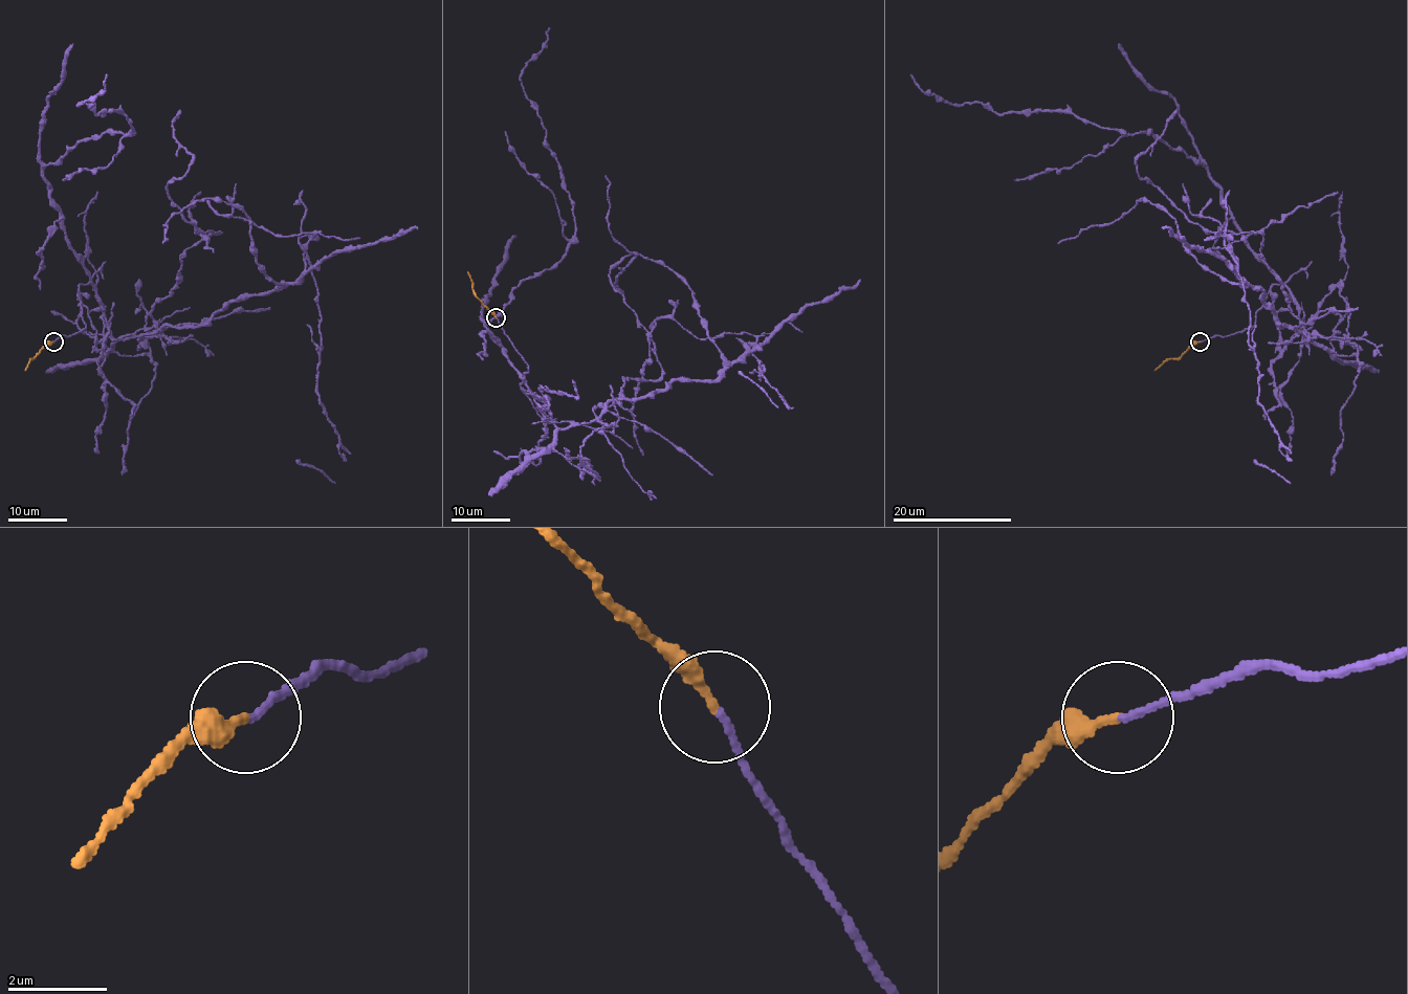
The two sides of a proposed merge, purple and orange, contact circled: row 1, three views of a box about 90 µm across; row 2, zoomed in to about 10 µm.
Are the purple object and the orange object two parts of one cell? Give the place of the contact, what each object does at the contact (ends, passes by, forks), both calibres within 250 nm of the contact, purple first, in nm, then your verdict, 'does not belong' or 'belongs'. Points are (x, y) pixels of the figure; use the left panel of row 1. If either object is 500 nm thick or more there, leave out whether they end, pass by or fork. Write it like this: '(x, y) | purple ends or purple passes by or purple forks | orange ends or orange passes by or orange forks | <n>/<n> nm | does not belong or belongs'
(53, 341) | purple ends | orange ends | 130/220 nm | does not belong

